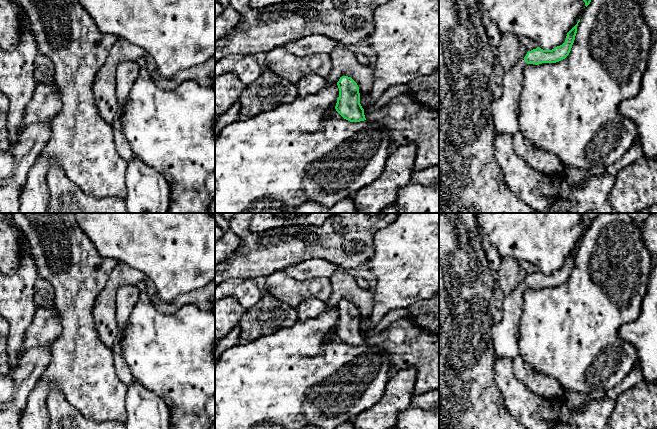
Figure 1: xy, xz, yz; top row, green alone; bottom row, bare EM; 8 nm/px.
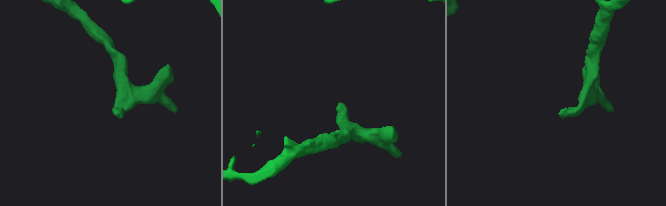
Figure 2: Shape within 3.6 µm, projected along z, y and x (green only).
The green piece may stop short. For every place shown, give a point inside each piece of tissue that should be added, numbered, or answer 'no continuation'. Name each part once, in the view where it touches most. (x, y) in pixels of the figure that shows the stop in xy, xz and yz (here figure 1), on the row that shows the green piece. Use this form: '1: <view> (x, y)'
1: yz (504, 111)

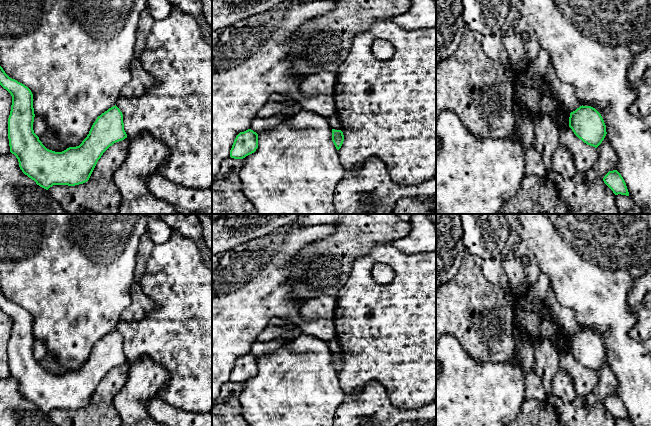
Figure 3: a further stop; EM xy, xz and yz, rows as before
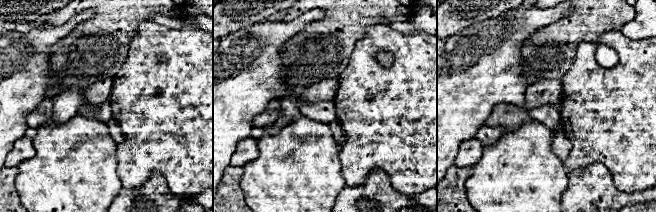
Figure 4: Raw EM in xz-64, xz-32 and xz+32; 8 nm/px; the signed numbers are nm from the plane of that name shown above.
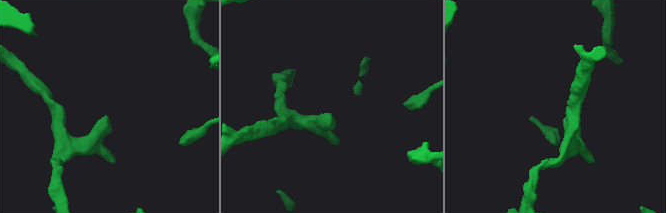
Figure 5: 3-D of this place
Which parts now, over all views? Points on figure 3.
no continuation

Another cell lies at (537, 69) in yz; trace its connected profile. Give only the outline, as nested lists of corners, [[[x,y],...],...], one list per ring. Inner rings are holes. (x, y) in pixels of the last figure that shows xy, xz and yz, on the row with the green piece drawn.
[[[541,50],[536,60],[528,68],[529,78],[544,78],[550,64],[550,52]]]

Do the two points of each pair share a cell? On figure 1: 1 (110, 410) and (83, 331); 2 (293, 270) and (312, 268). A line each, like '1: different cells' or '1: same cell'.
1: same cell
2: same cell

